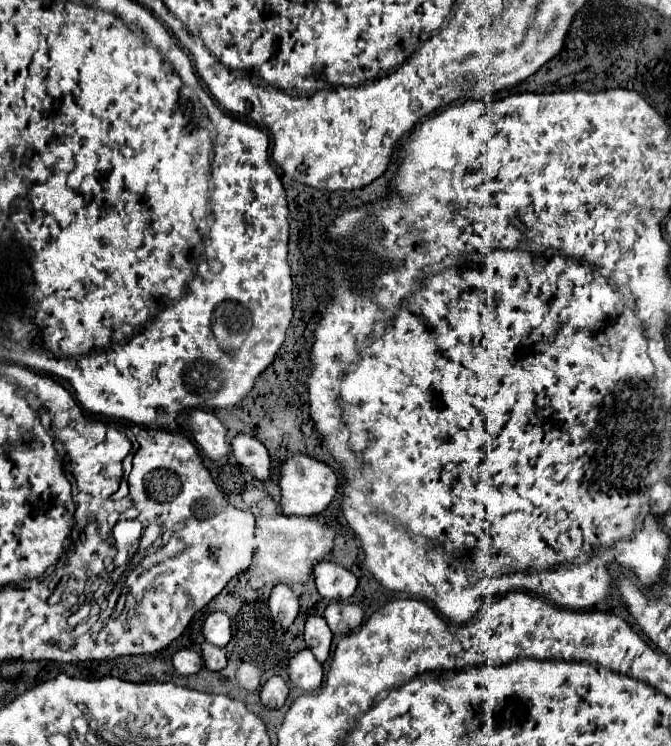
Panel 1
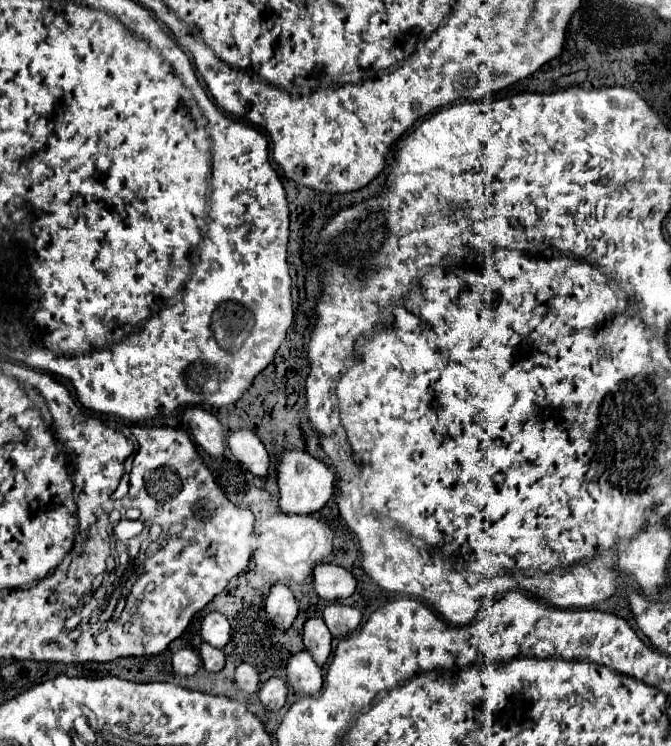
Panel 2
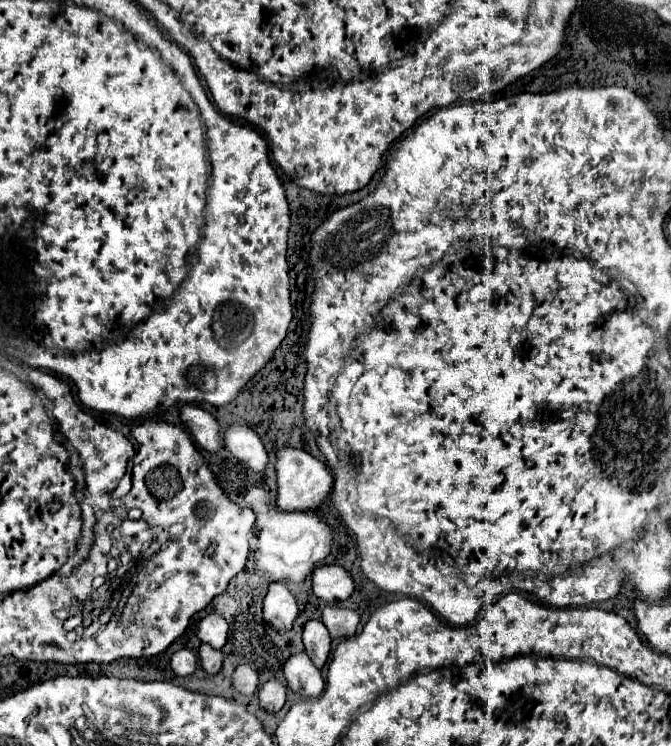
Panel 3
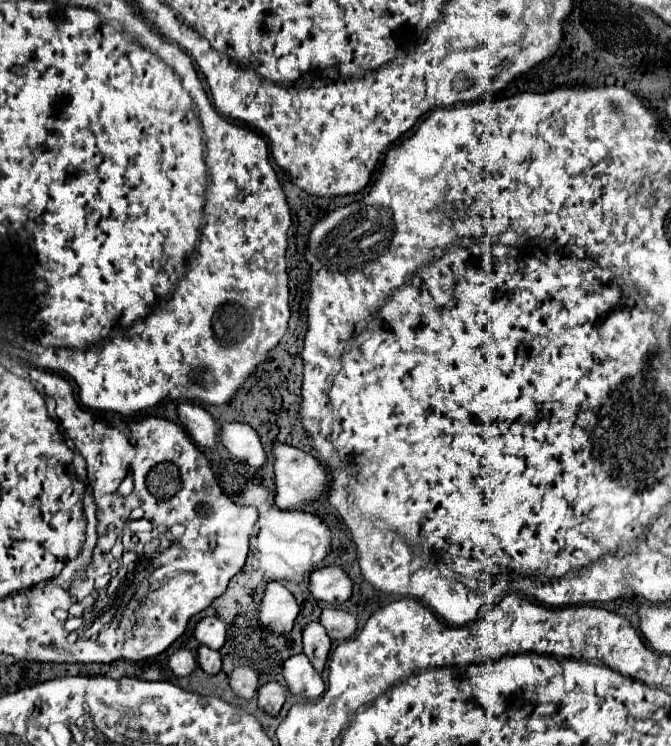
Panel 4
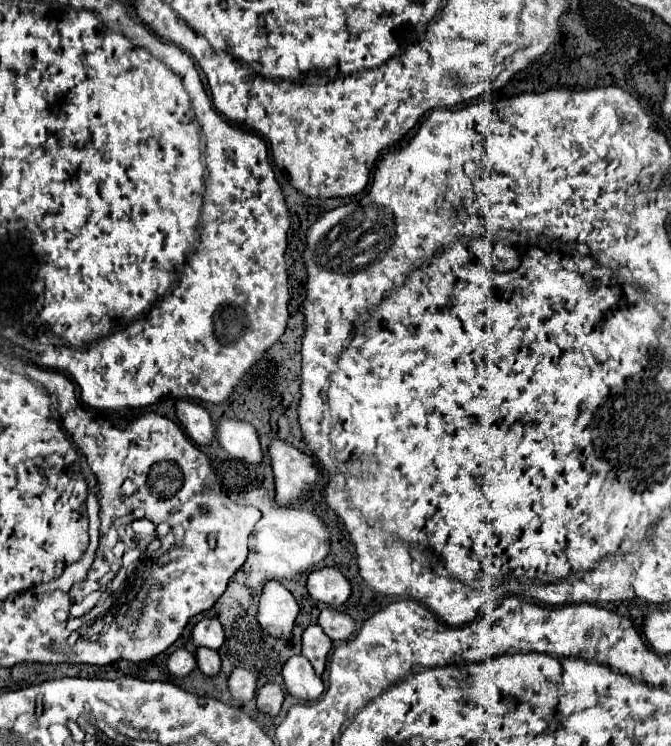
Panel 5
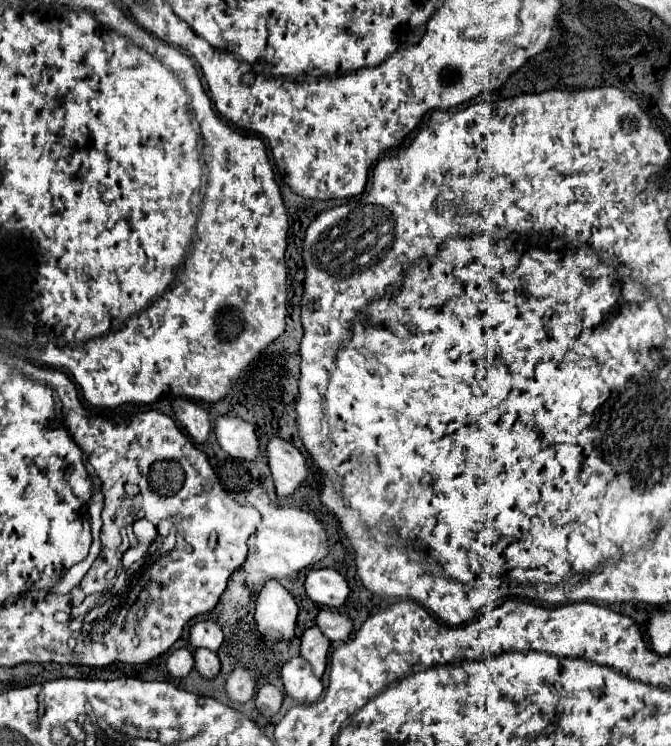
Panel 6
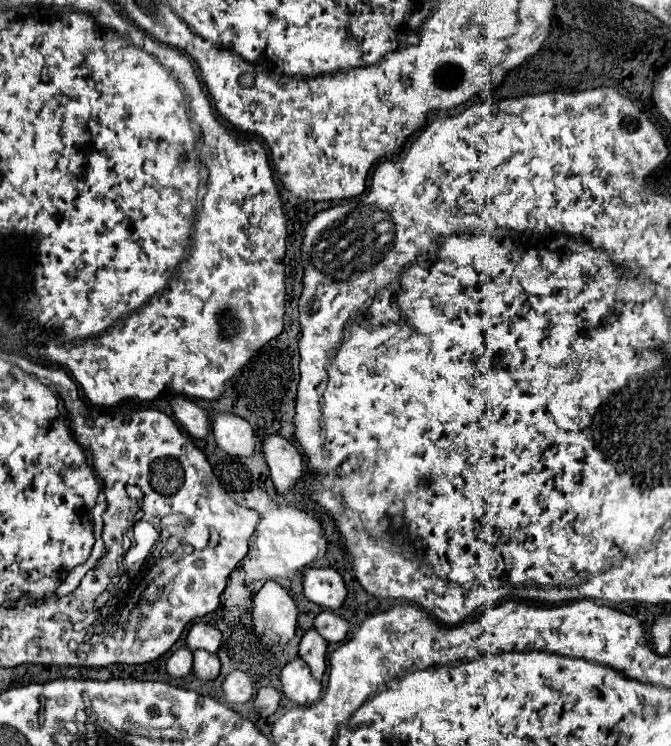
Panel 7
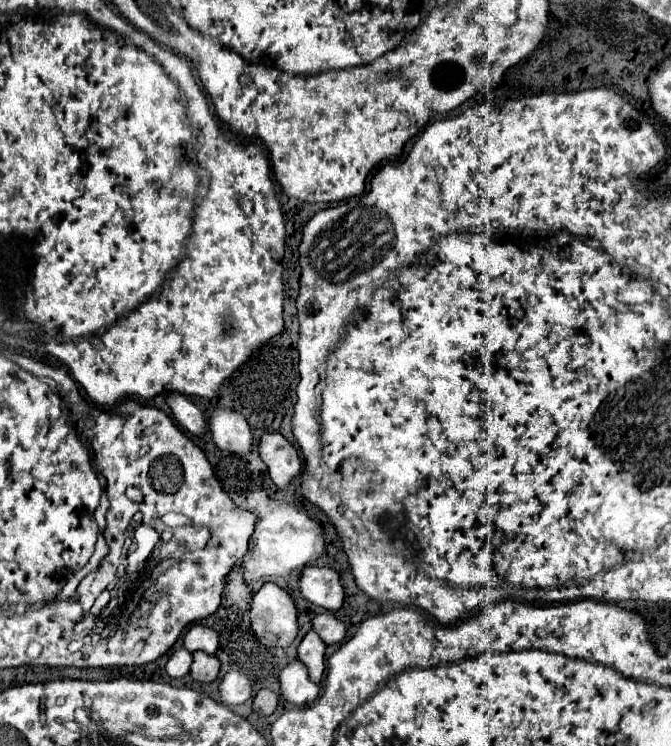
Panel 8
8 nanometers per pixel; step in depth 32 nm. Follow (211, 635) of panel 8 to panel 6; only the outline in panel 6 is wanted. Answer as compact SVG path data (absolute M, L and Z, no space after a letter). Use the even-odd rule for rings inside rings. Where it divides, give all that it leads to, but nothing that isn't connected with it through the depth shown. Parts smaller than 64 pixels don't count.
M202 620L202 622L196 622L190 630L190 644L194 648L208 648L212 652L216 652L220 648L224 640L224 634L222 634L222 628L218 626L218 622L214 620Z

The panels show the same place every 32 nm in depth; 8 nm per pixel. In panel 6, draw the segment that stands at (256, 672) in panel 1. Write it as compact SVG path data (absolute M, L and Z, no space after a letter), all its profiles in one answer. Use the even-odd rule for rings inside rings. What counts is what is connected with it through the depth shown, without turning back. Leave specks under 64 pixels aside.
M236 668L226 680L226 692L228 692L230 700L234 700L234 702L252 700L254 688L256 688L256 682L244 668Z

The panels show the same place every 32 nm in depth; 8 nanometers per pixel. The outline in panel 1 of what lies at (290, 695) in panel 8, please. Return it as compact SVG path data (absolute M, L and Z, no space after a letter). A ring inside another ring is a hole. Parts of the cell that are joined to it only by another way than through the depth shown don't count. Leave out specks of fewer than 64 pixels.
M304 648L300 650L288 664L290 670L290 680L294 682L294 686L306 690L306 692L314 692L316 688L320 688L322 684L322 664L314 658L314 654Z

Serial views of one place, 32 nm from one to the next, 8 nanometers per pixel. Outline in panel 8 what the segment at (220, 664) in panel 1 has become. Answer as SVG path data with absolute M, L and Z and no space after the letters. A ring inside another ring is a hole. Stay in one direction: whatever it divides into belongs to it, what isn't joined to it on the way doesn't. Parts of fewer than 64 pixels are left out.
M194 652L194 662L192 662L192 678L198 682L214 682L220 672L220 660L212 654L206 652Z

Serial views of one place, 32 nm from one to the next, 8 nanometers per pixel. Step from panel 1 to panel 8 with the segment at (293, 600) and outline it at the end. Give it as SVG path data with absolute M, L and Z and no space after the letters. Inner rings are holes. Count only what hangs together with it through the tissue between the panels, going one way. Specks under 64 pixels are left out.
M266 582L252 598L250 624L266 646L288 646L298 634L296 606L274 582Z

